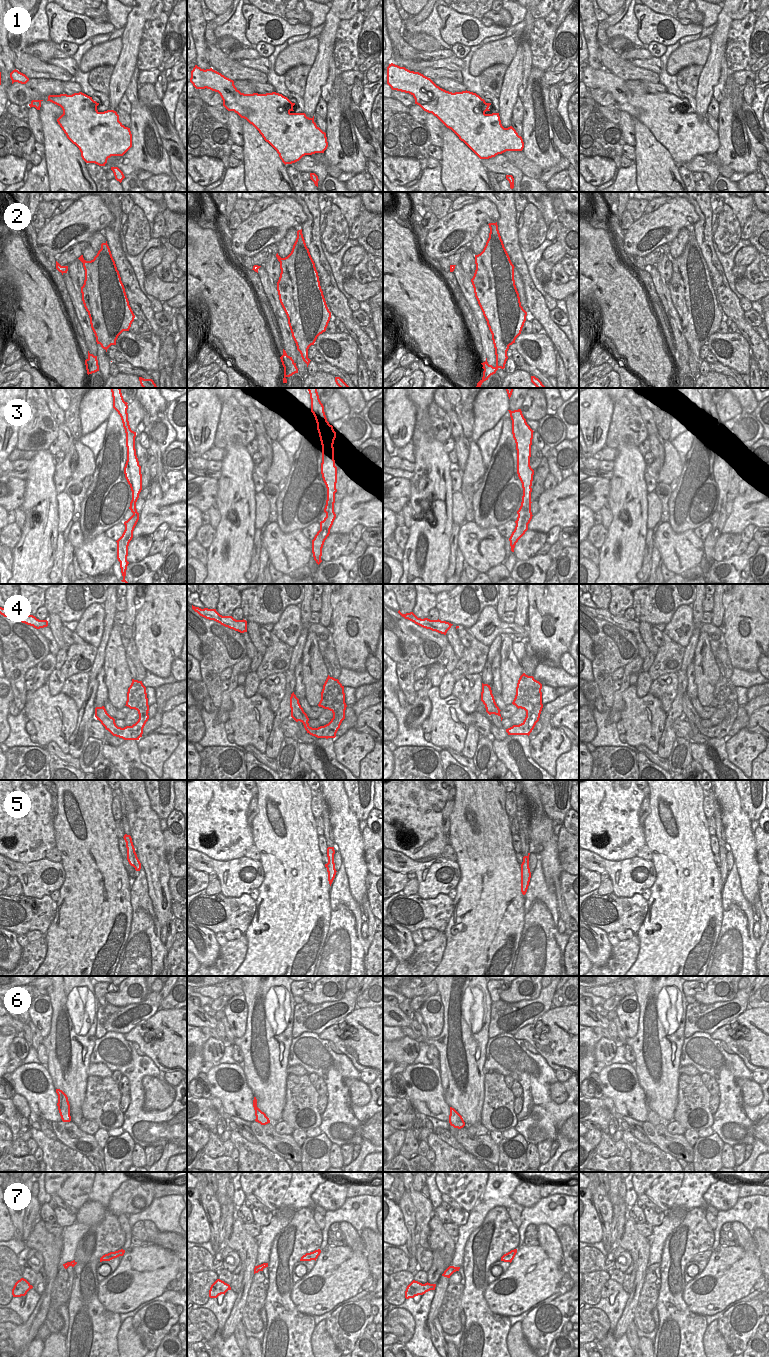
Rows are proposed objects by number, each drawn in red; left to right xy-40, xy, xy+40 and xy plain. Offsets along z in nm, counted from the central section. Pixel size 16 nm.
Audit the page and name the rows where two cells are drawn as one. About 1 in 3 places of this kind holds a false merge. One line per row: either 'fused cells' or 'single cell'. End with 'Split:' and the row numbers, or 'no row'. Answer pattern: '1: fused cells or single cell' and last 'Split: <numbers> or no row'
1: single cell
2: fused cells
3: single cell
4: single cell
5: single cell
6: fused cells
7: single cell
Split: 2, 6

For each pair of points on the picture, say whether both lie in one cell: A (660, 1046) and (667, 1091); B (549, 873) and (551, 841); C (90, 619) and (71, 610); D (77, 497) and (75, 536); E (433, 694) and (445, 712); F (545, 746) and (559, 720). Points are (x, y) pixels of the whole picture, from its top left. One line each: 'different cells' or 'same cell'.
A: same cell
B: same cell
C: different cells
D: different cells
E: same cell
F: different cells

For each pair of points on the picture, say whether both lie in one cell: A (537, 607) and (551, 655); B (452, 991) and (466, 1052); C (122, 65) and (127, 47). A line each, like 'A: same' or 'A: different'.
A: same
B: same
C: same

